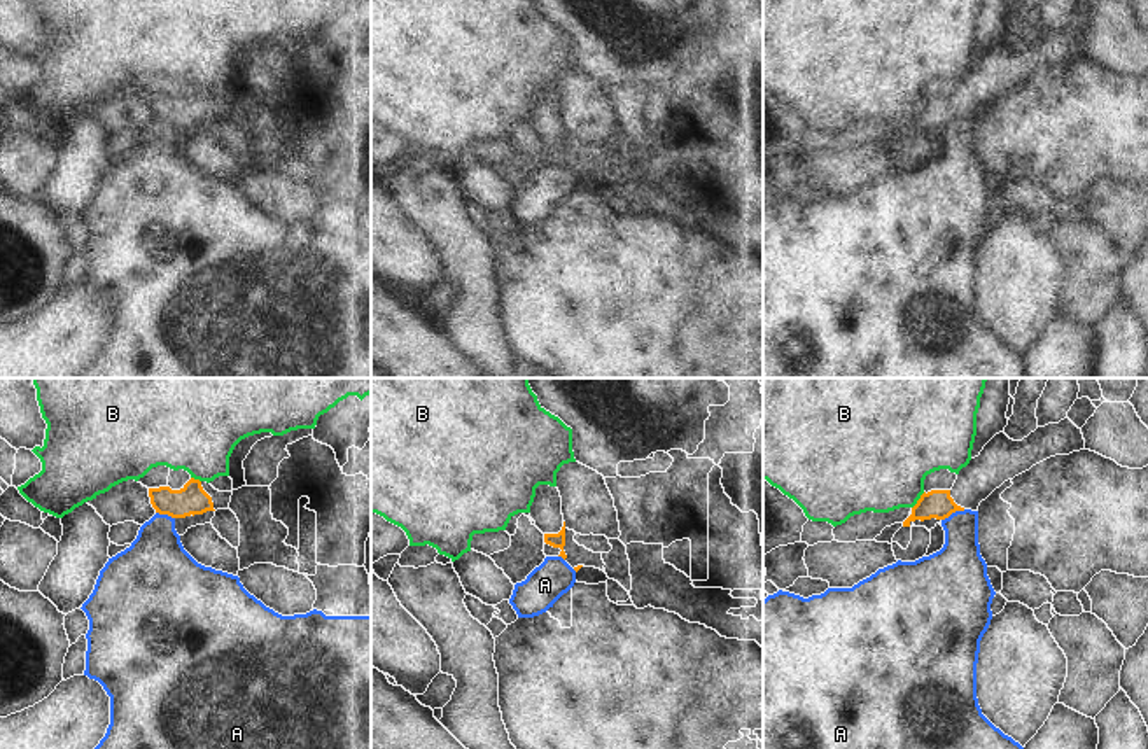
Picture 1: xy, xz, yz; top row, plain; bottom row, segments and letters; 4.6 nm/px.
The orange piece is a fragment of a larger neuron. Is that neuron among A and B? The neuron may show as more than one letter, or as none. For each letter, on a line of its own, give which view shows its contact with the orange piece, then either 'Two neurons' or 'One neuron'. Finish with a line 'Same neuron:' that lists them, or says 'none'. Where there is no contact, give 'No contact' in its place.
A: Touches orange in yz. Two neurons
B: Touches orange in yz. Two neurons
Same neuron: none

